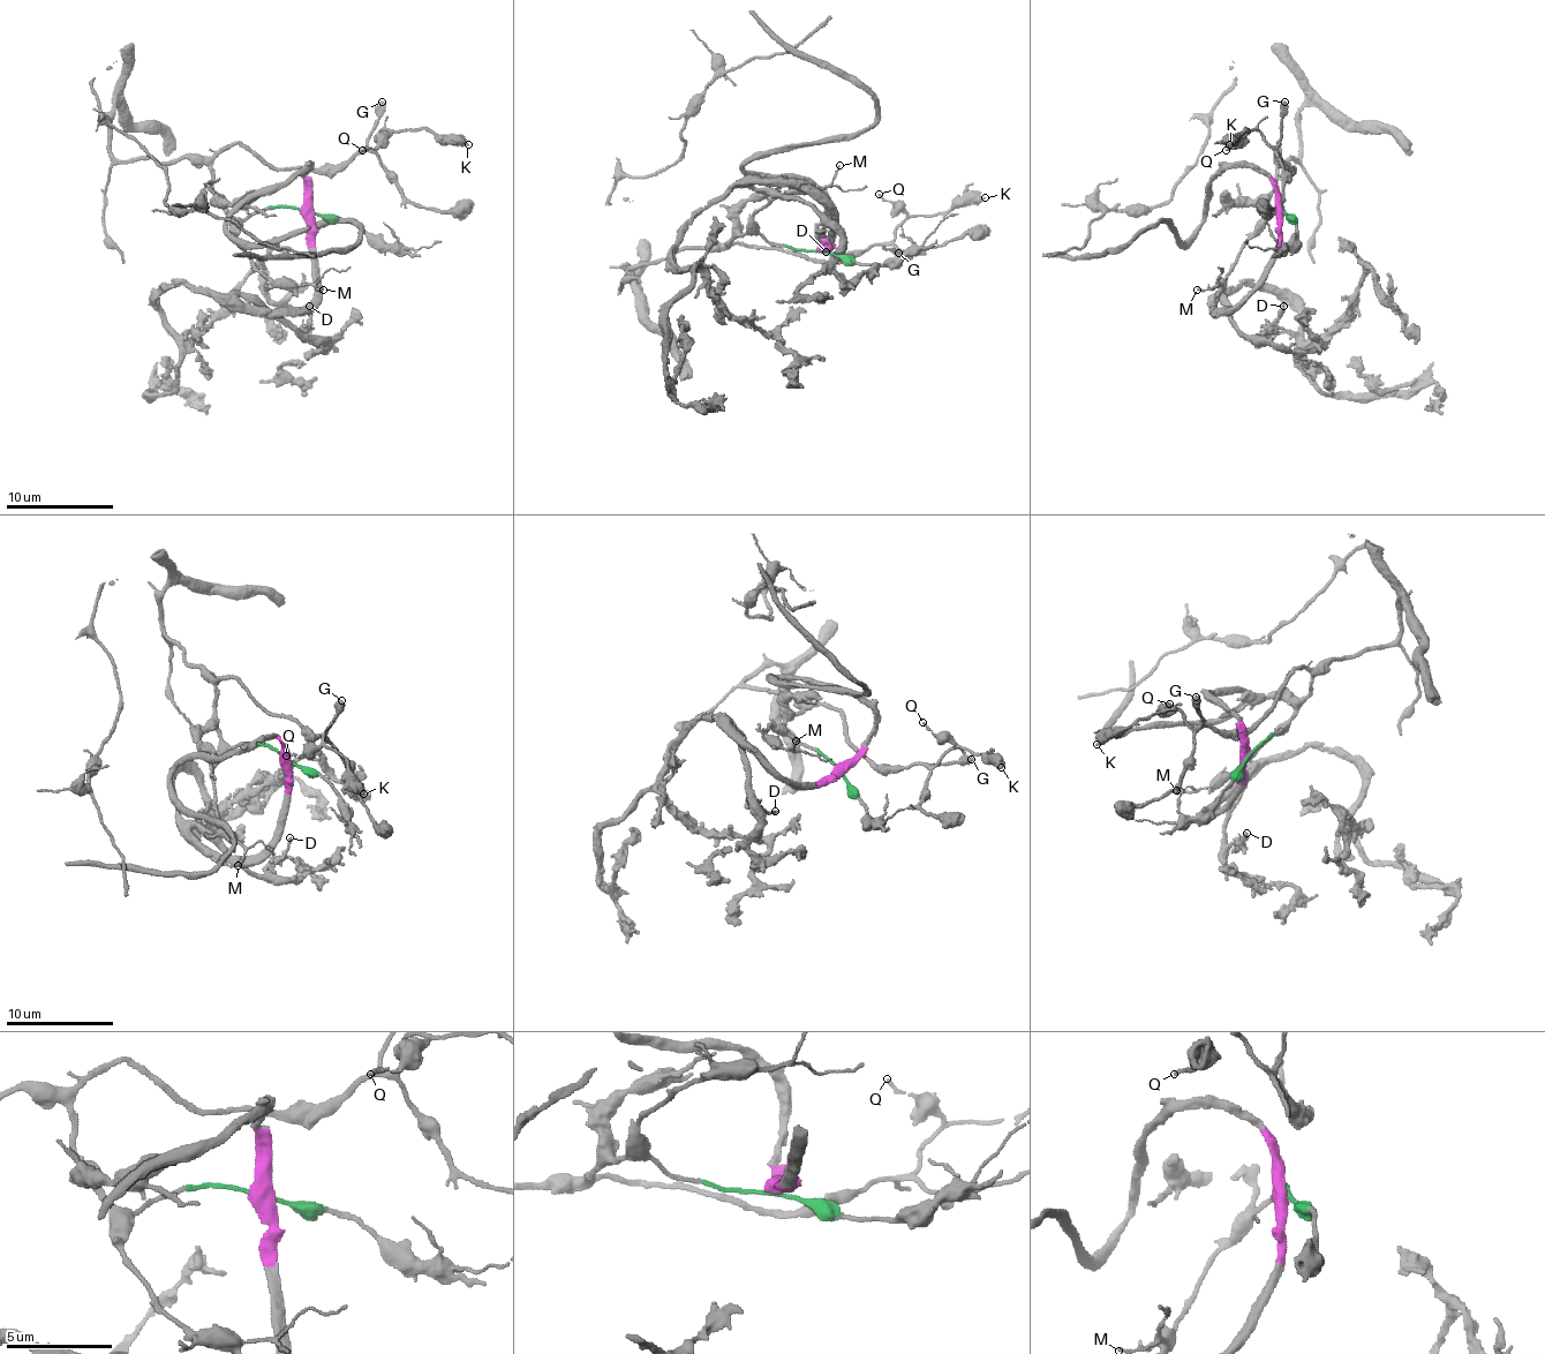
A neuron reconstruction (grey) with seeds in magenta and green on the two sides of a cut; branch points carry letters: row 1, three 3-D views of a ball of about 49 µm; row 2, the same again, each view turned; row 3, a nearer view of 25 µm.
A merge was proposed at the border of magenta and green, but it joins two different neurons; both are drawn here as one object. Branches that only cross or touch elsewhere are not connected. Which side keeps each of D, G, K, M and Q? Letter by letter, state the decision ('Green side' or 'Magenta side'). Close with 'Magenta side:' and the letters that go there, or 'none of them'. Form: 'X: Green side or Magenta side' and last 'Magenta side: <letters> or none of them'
D: Magenta side
G: Green side
K: Green side
M: Green side
Q: Green side
Magenta side: D

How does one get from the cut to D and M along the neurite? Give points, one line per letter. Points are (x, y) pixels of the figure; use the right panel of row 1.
D: (1282, 211), (1278, 254), (1264, 280), (1223, 310), (1213, 300), (1221, 296), (1248, 337), (1264, 329), (1282, 305)
M: (1282, 211), (1278, 211), (1248, 240), (1221, 284), (1197, 288)

